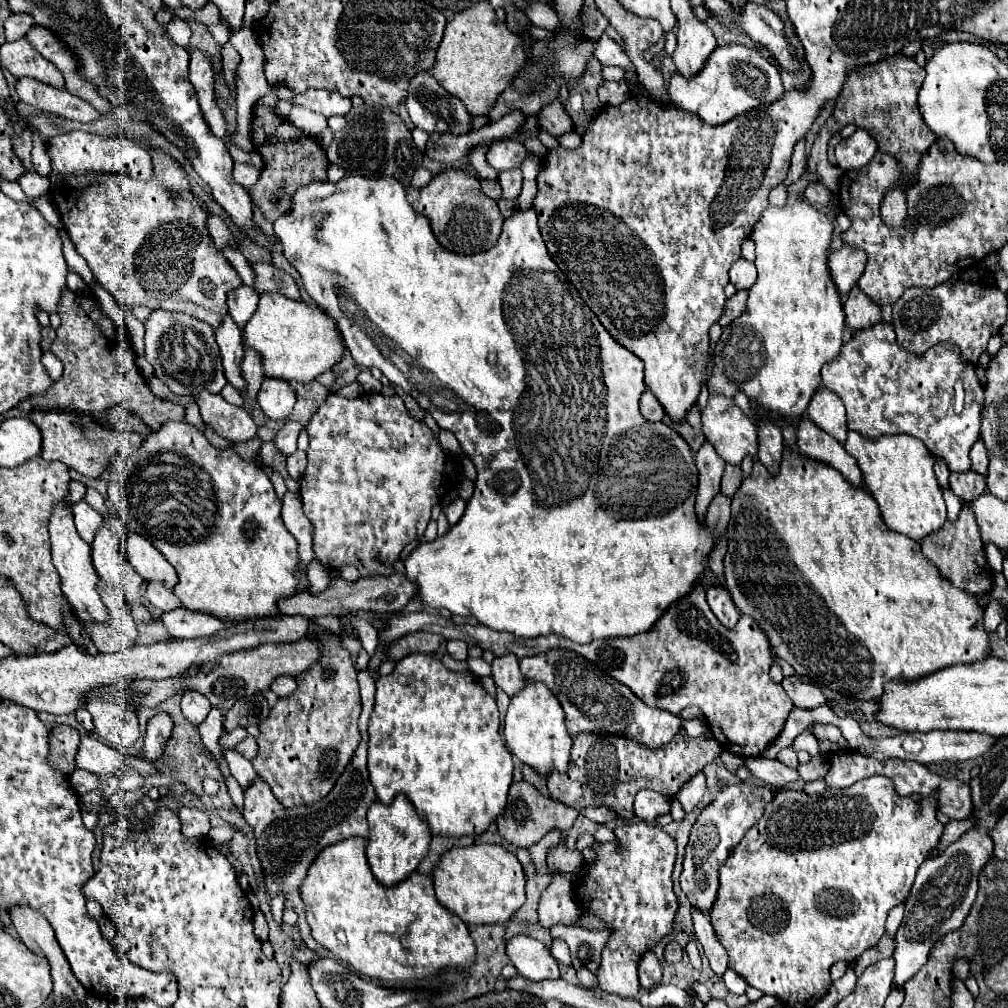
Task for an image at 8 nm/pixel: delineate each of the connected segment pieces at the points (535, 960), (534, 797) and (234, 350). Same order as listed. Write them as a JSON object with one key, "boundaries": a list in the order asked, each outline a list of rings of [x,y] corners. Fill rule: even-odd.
{"boundaries":[[[[518,934],[506,942],[506,954],[512,966],[520,976],[540,982],[540,980],[558,980],[560,970],[554,956],[546,946],[526,934]]],[[[514,782],[512,788],[510,788],[510,794],[508,794],[508,804],[504,808],[504,812],[500,814],[498,818],[498,834],[512,846],[516,848],[530,848],[532,844],[540,842],[540,838],[550,832],[552,828],[568,828],[574,824],[576,816],[580,812],[574,812],[574,808],[566,808],[564,804],[556,802],[556,800],[550,800],[550,798],[544,798],[532,784],[528,782]]],[[[230,314],[224,316],[220,326],[216,328],[216,342],[222,352],[222,362],[224,362],[224,372],[226,378],[232,386],[238,390],[244,388],[244,380],[240,376],[240,362],[244,358],[244,348],[242,348],[242,330],[240,326],[232,320]]]]}

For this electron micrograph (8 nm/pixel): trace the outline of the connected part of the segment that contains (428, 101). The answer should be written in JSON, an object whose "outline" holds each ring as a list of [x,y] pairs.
{"outline":[[[420,72],[412,78],[412,82],[408,86],[408,94],[404,98],[404,106],[410,114],[412,124],[426,130],[426,132],[450,130],[452,134],[466,134],[470,130],[472,116],[468,116],[468,112],[464,112],[464,104],[460,104],[460,100],[456,100],[452,94],[448,94],[434,80],[434,76],[430,72]]]}

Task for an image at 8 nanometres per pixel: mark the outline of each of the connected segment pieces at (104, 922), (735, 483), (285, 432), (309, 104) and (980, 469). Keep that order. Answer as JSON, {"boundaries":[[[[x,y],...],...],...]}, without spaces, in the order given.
{"boundaries":[[[[102,916],[102,918],[98,920],[98,924],[100,924],[102,936],[104,936],[108,942],[112,942],[112,940],[116,938],[116,930],[114,930],[114,924],[108,920],[108,916]]],[[[732,464],[726,466],[724,470],[724,476],[722,476],[722,486],[720,486],[720,492],[724,496],[734,496],[736,490],[740,488],[740,482],[742,482],[742,472],[740,472],[740,466],[732,468]]],[[[288,420],[286,424],[284,424],[284,428],[274,436],[274,446],[278,448],[278,452],[280,454],[284,454],[284,456],[290,456],[292,452],[296,452],[296,438],[298,438],[298,432],[300,432],[300,424],[298,422],[292,422],[292,420]]],[[[308,90],[304,94],[298,94],[294,98],[296,104],[312,110],[312,112],[320,112],[326,118],[330,116],[346,116],[352,108],[350,98],[340,96],[338,92],[326,92],[326,90]]],[[[978,440],[972,446],[970,456],[972,456],[972,470],[978,472],[978,474],[982,474],[982,476],[986,476],[988,474],[988,448],[984,446],[984,442]]]]}

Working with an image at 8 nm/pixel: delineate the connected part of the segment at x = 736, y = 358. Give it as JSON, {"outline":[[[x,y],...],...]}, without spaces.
{"outline":[[[800,198],[784,208],[768,206],[750,238],[756,244],[758,280],[750,288],[744,314],[722,330],[708,390],[728,398],[744,392],[770,416],[800,418],[822,386],[822,366],[838,358],[844,342],[842,298],[826,266],[832,222]]]}

